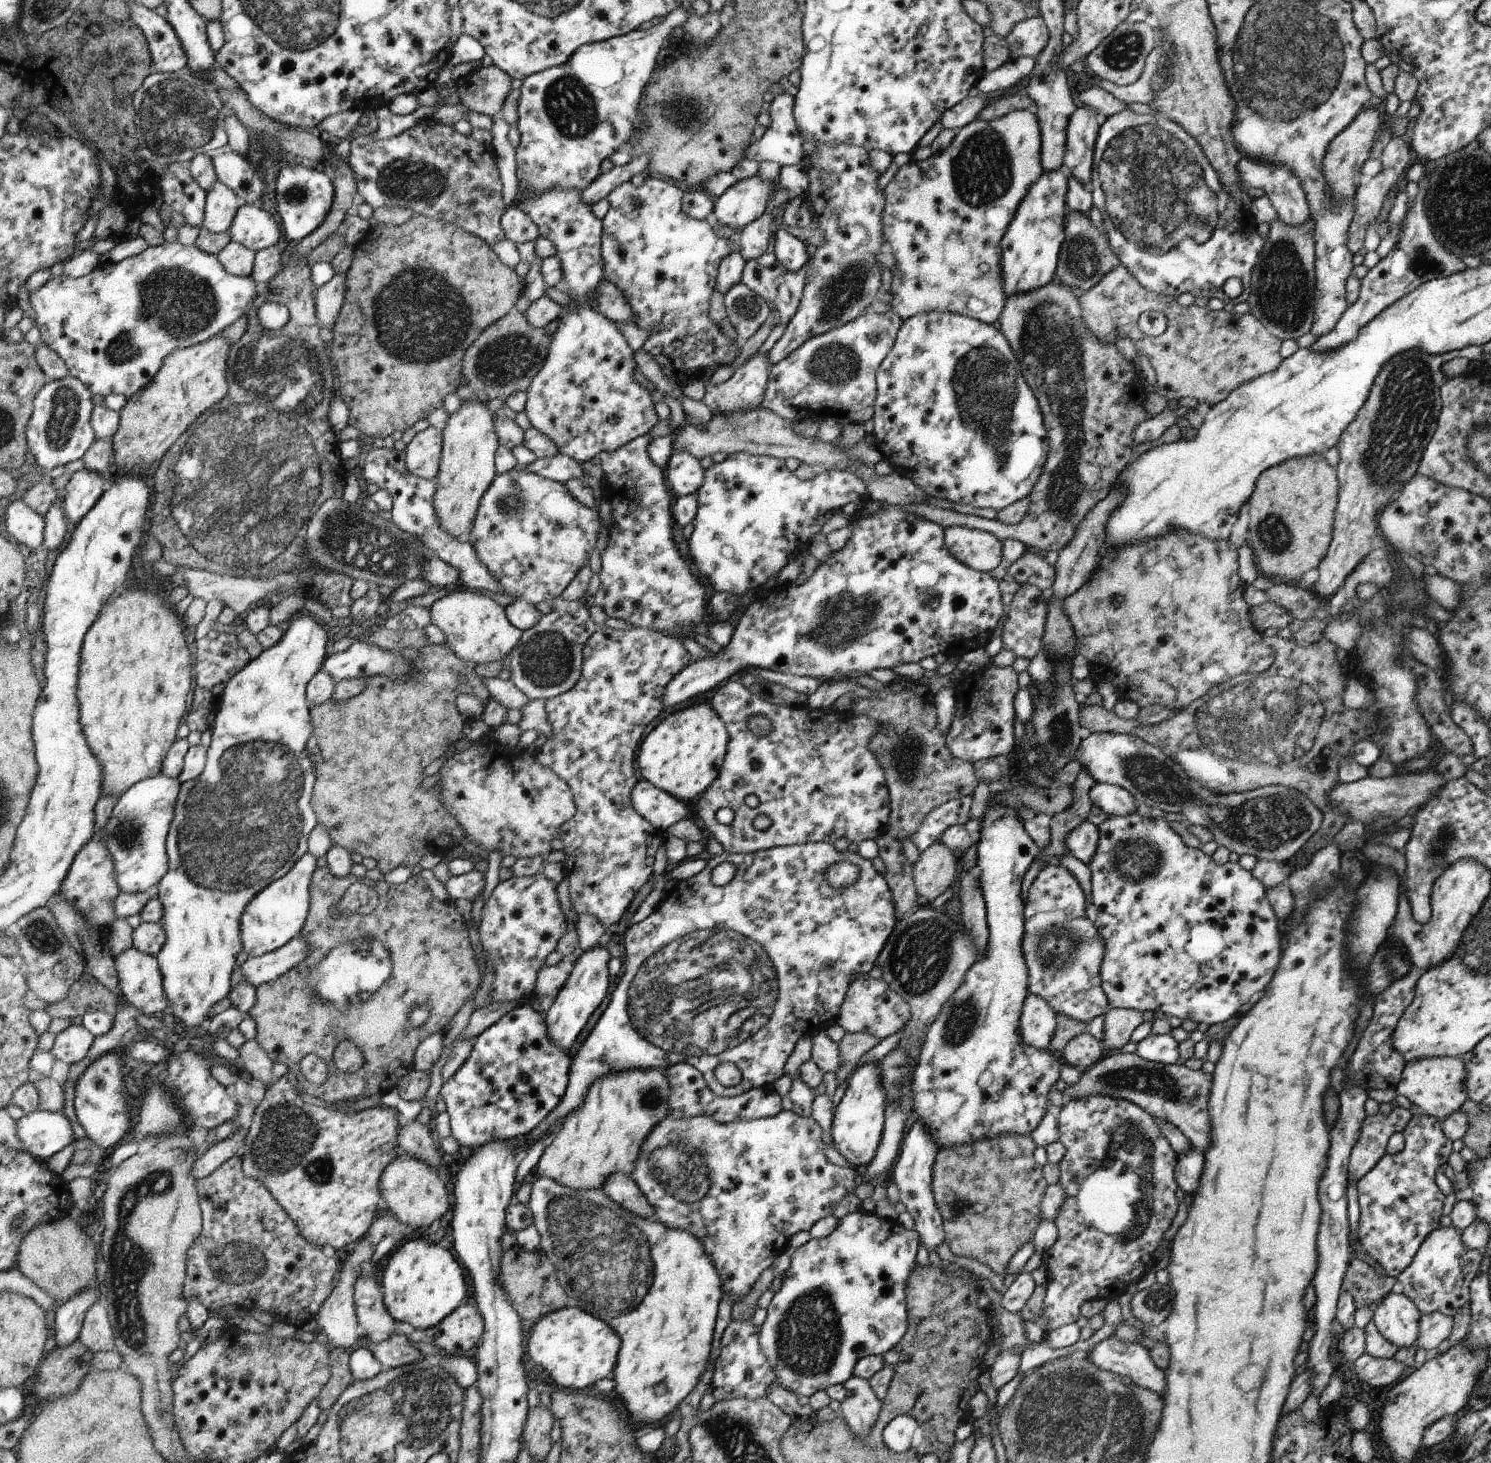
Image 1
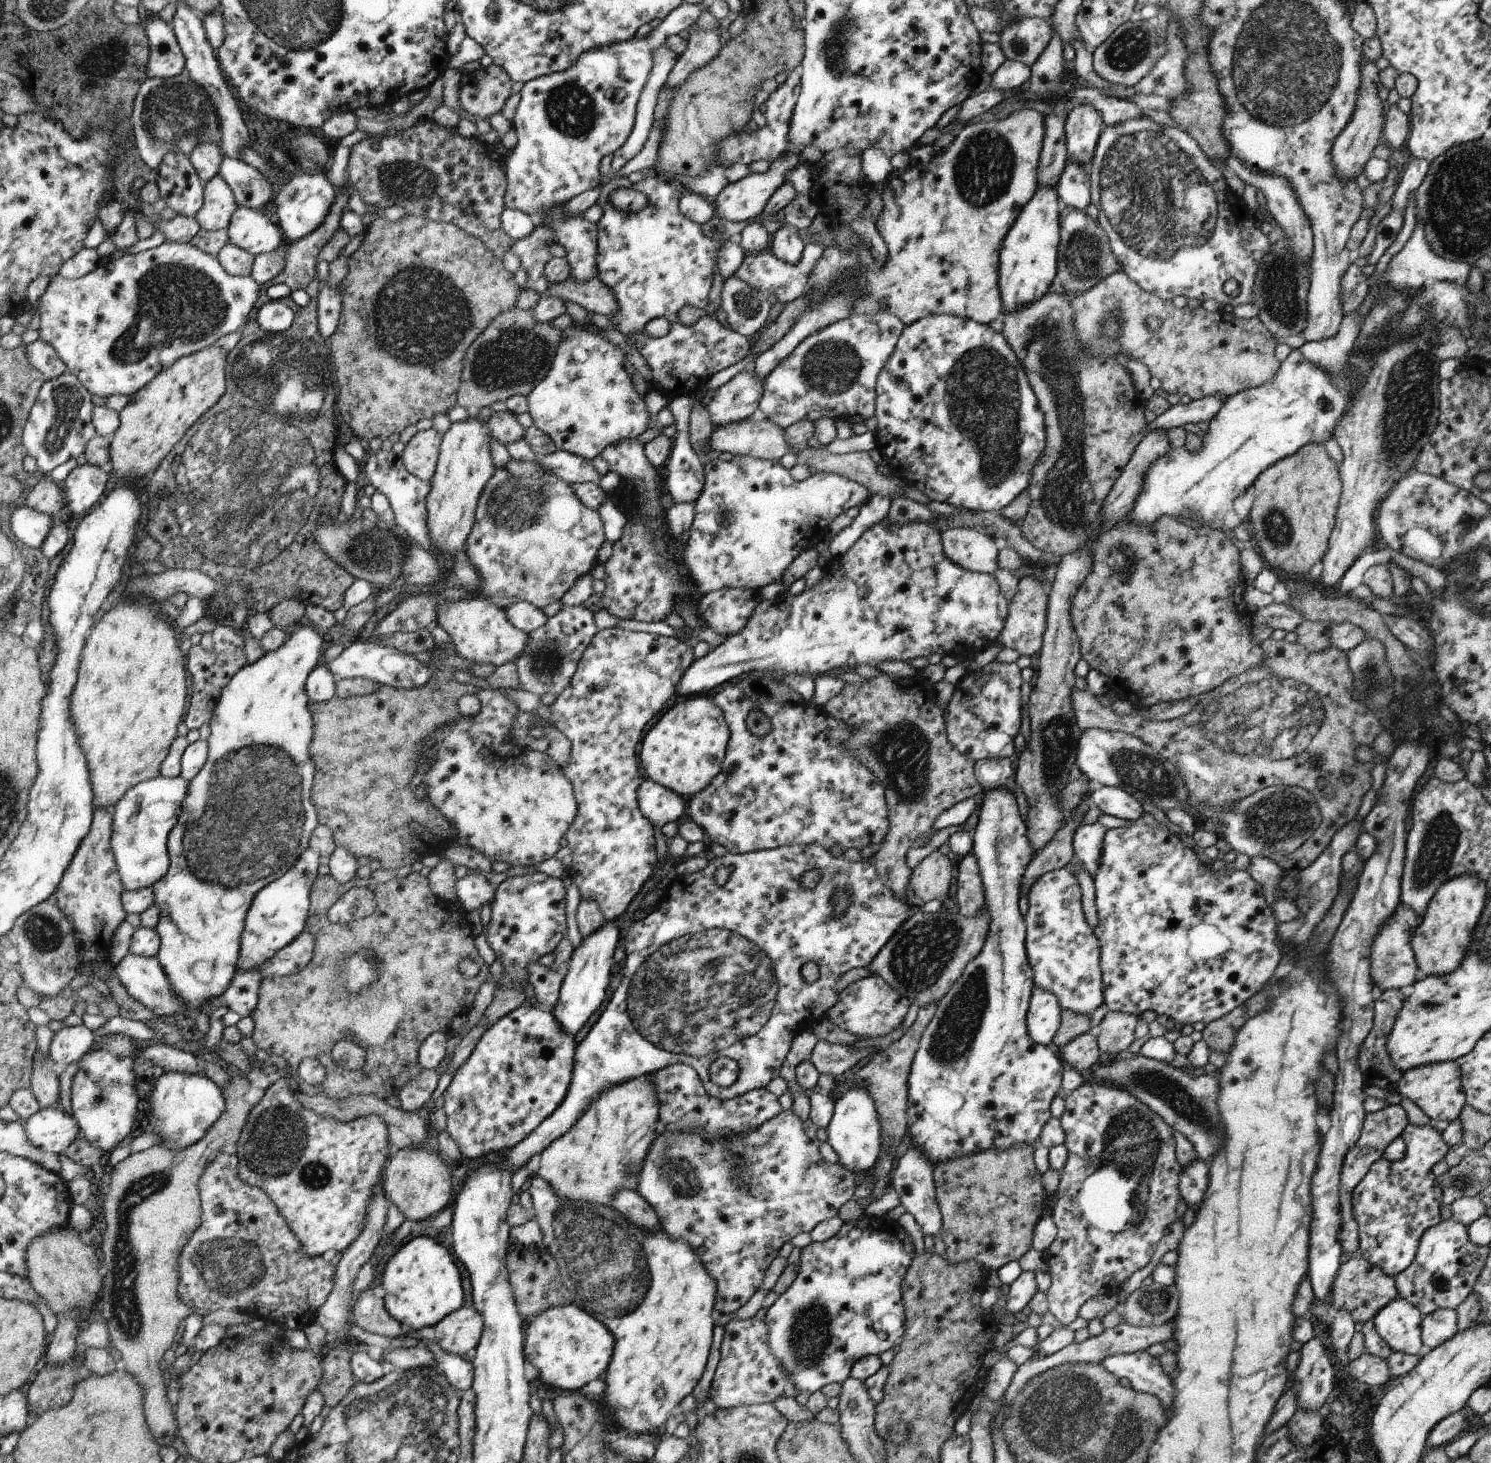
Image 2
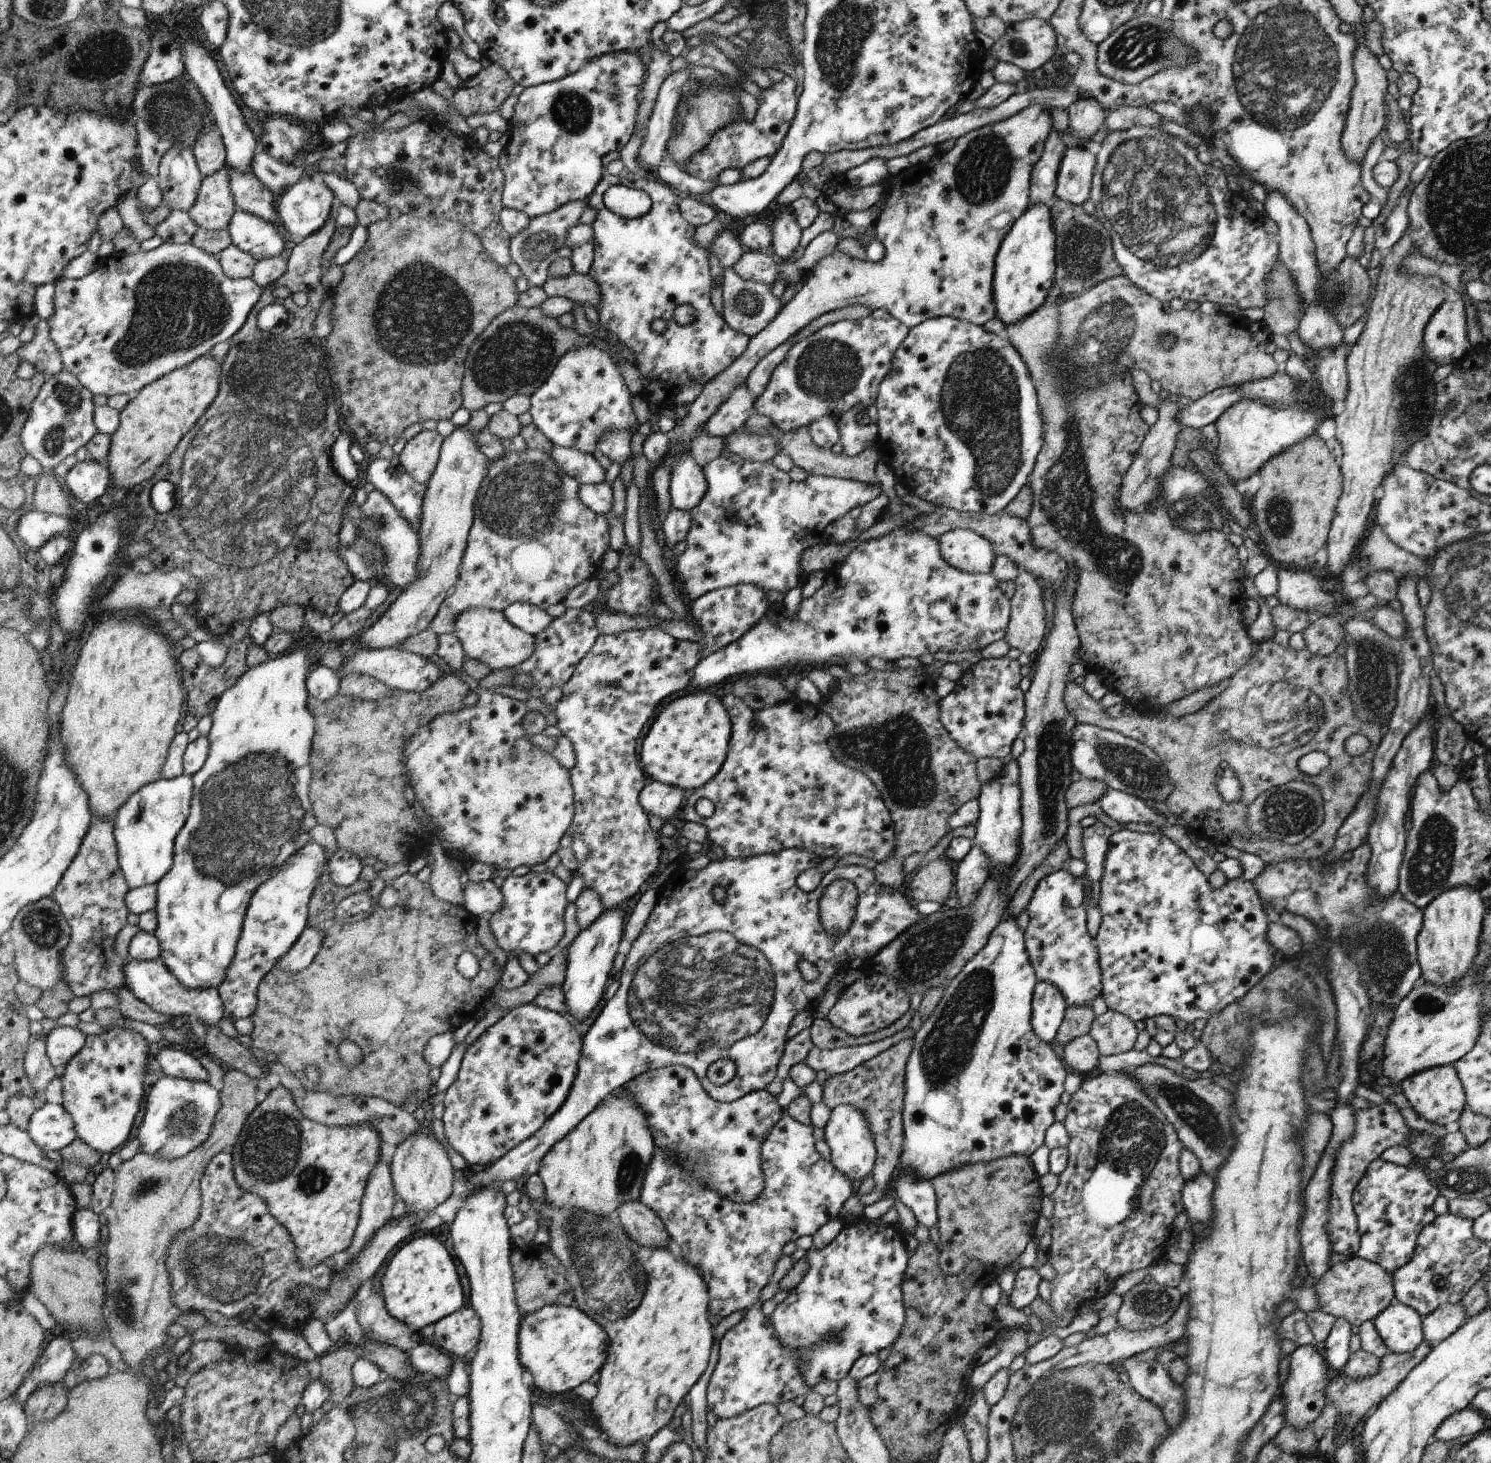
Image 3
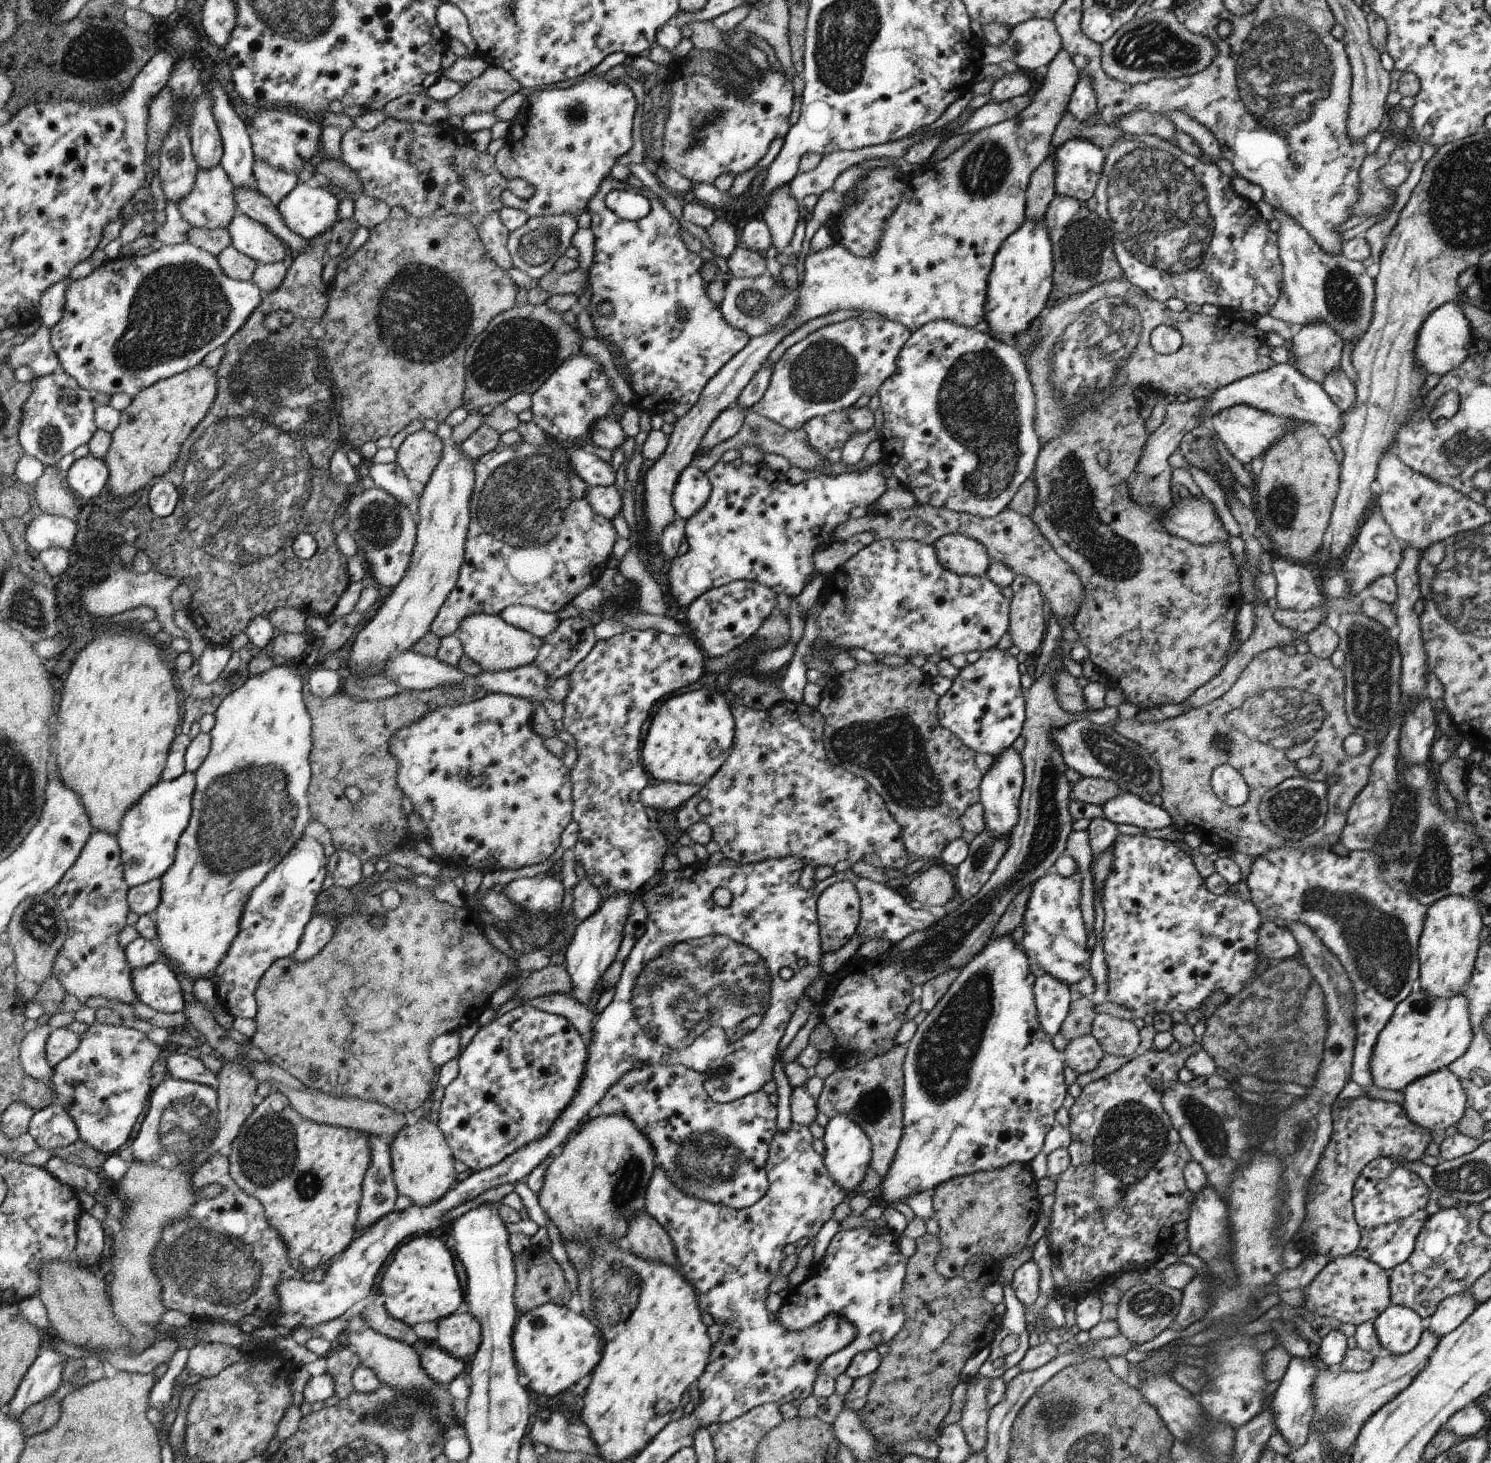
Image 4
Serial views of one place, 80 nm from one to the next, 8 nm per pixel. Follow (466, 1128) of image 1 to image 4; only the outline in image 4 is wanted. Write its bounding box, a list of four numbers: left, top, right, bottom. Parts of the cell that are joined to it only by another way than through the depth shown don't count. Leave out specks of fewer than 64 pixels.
[438,1002,588,1172]

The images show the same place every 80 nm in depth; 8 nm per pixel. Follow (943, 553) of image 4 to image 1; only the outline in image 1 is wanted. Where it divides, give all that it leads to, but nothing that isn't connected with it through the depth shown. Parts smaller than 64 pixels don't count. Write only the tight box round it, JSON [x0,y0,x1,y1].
[944,525,1003,573]

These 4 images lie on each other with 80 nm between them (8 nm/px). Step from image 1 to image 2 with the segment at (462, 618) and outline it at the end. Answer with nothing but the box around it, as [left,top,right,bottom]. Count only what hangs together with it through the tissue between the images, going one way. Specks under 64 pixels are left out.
[434,595,529,668]

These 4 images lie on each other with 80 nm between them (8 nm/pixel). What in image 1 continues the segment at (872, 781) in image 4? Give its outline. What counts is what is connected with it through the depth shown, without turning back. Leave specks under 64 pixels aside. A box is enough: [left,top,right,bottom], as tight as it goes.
[849,685,979,920]

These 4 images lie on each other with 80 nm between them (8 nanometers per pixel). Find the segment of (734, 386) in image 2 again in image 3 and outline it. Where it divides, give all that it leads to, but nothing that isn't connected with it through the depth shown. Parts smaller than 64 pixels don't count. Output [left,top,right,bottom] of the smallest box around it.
[704,384,756,438]

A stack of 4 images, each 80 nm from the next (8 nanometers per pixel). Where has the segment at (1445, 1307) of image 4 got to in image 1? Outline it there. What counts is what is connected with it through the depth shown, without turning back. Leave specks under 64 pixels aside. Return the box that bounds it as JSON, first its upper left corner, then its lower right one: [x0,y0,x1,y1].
[1416,1312,1453,1354]

